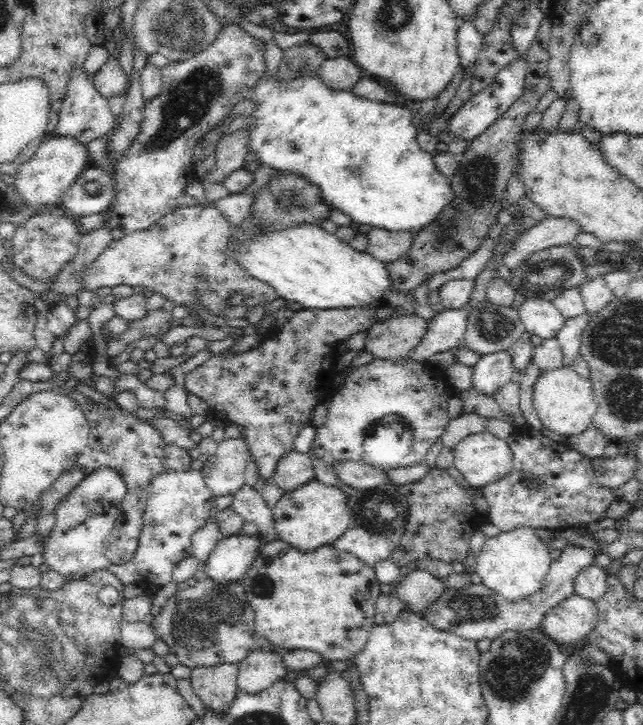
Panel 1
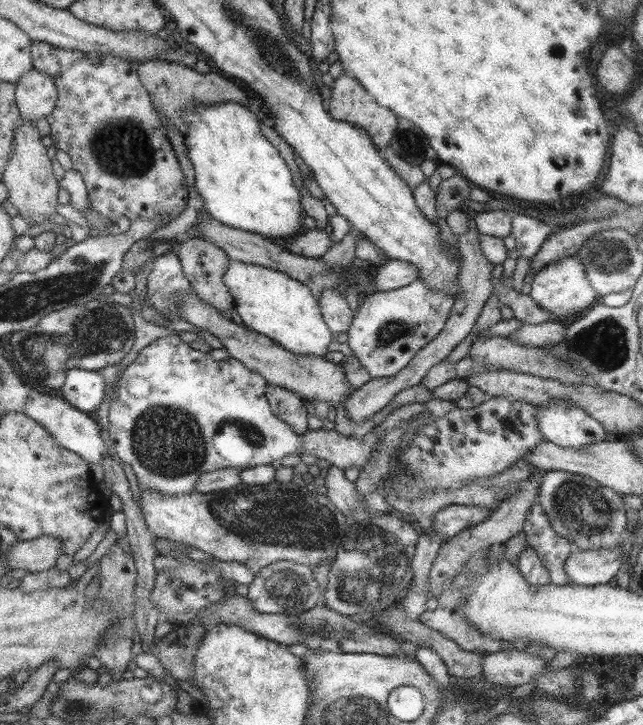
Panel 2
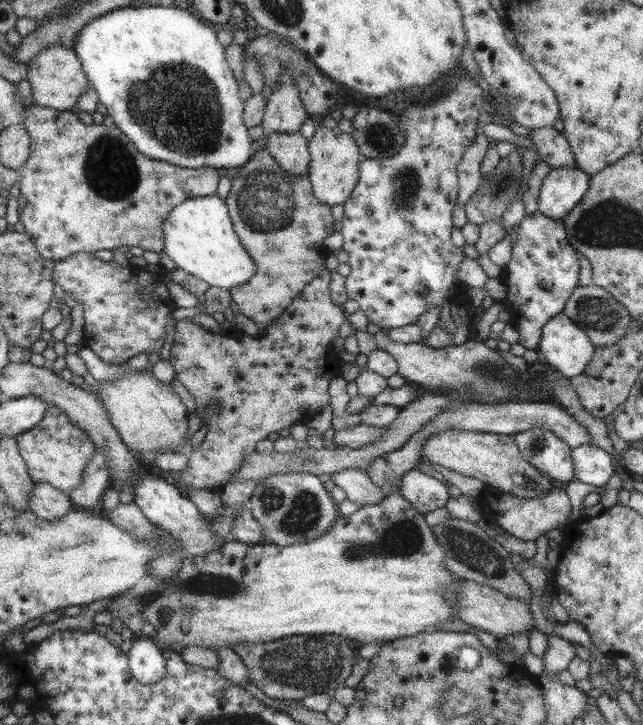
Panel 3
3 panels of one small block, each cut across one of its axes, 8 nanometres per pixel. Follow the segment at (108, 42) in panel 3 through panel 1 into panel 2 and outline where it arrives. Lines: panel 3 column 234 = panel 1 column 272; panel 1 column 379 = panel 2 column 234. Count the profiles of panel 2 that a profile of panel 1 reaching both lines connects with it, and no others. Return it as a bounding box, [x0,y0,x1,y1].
[181,101,305,240]

